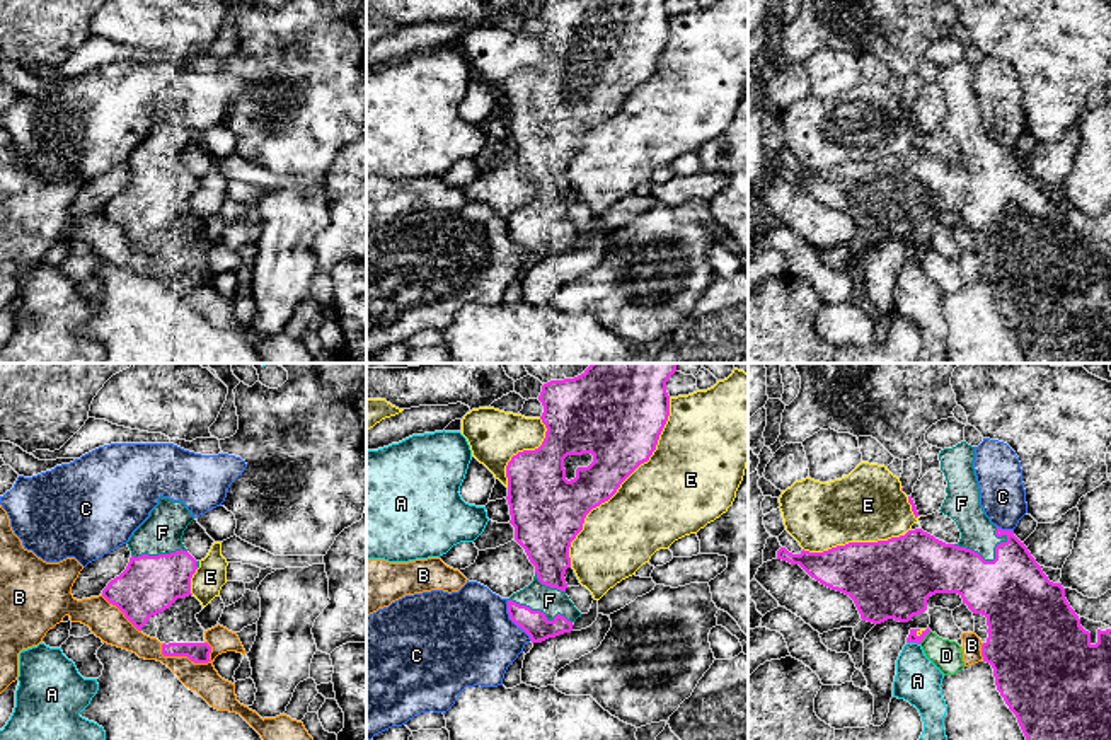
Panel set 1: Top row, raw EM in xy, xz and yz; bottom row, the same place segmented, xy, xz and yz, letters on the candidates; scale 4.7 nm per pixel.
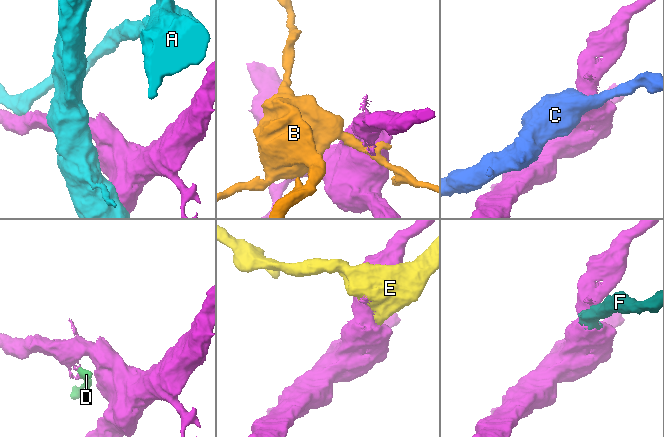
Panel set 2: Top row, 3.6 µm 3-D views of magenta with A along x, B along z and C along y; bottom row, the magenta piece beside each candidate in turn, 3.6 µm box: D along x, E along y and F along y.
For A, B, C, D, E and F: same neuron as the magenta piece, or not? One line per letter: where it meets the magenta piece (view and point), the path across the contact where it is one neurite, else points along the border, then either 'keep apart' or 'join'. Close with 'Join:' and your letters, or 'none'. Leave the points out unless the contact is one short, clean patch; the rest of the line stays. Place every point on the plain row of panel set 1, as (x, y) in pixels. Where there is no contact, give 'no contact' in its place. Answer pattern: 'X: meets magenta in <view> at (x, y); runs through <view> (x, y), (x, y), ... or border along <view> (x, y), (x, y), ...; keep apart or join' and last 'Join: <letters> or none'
A: meets magenta in yz at (914, 260); keep apart
B: meets magenta in xy at (183, 273); keep apart
C: meets magenta in xz at (513, 239); keep apart
D: meets magenta in yz at (924, 254); keep apart
E: meets magenta in xz at (621, 101); keep apart
F: meets magenta in yz at (984, 178); join
Join: F

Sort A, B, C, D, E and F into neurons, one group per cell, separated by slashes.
A / B / C / D / E / F

